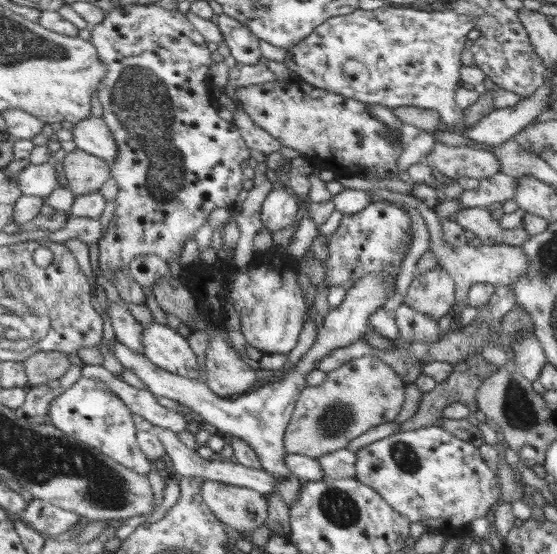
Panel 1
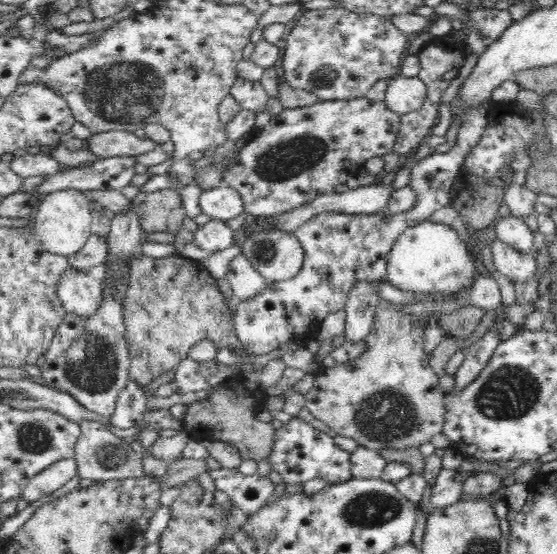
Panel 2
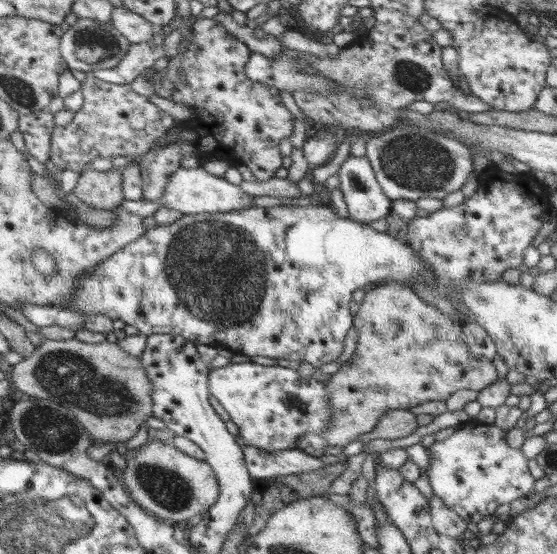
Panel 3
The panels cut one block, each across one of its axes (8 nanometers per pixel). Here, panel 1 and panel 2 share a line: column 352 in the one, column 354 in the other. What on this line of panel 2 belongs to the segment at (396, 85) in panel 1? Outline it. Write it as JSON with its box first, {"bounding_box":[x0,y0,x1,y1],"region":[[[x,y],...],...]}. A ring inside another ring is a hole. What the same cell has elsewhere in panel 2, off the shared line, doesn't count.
{"bounding_box":[281,8,411,100],"region":[[[346,8],[303,10],[289,27],[285,37],[284,75],[281,80],[292,88],[301,88],[316,94],[318,100],[350,100],[362,98],[378,80],[392,80],[398,76],[404,50],[411,37],[402,33],[388,18],[370,13],[356,13]]]}

